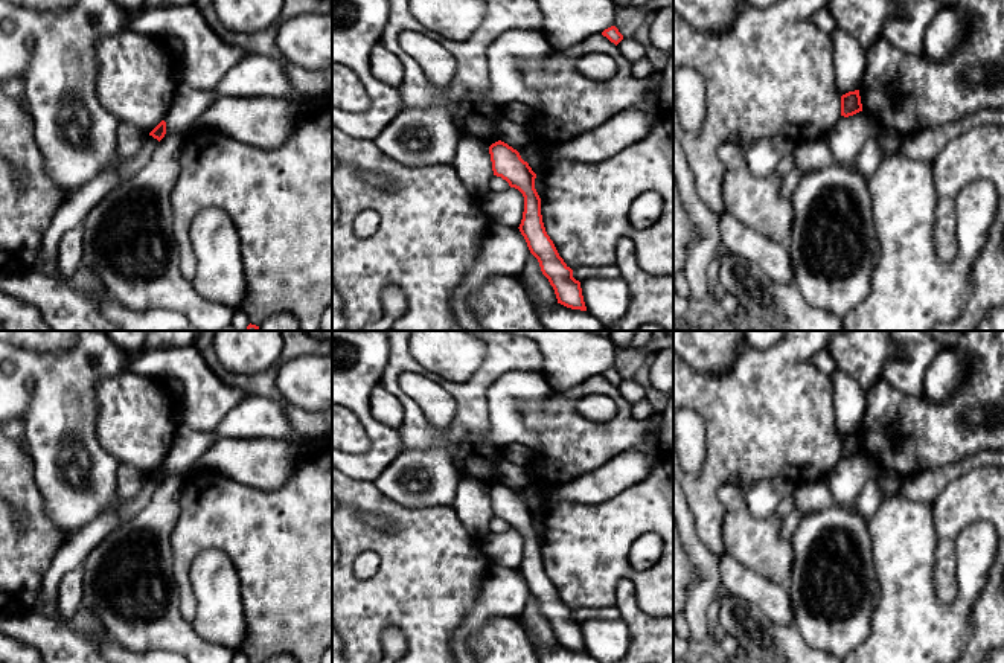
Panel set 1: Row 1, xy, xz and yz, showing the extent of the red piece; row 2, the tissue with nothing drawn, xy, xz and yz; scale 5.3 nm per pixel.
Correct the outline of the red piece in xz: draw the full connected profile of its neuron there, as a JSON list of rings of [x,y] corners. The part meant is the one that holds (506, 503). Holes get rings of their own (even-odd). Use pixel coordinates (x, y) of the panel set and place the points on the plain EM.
[[[498,482],[489,488],[494,517],[501,518],[510,529],[524,538],[524,553],[520,573],[530,594],[538,601],[542,616],[555,631],[558,645],[587,652],[580,623],[573,619],[573,611],[559,597],[553,582],[545,573],[541,556],[541,540],[535,530],[536,515],[516,491]]]

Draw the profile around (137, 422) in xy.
[[[143,375],[104,378],[98,387],[98,437],[101,447],[120,465],[131,465],[151,474],[166,460],[180,425],[178,404],[169,390],[161,390],[158,380]]]

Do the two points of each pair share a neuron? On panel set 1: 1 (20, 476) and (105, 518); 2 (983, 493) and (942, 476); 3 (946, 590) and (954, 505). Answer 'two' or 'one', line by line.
1: two
2: two
3: one

